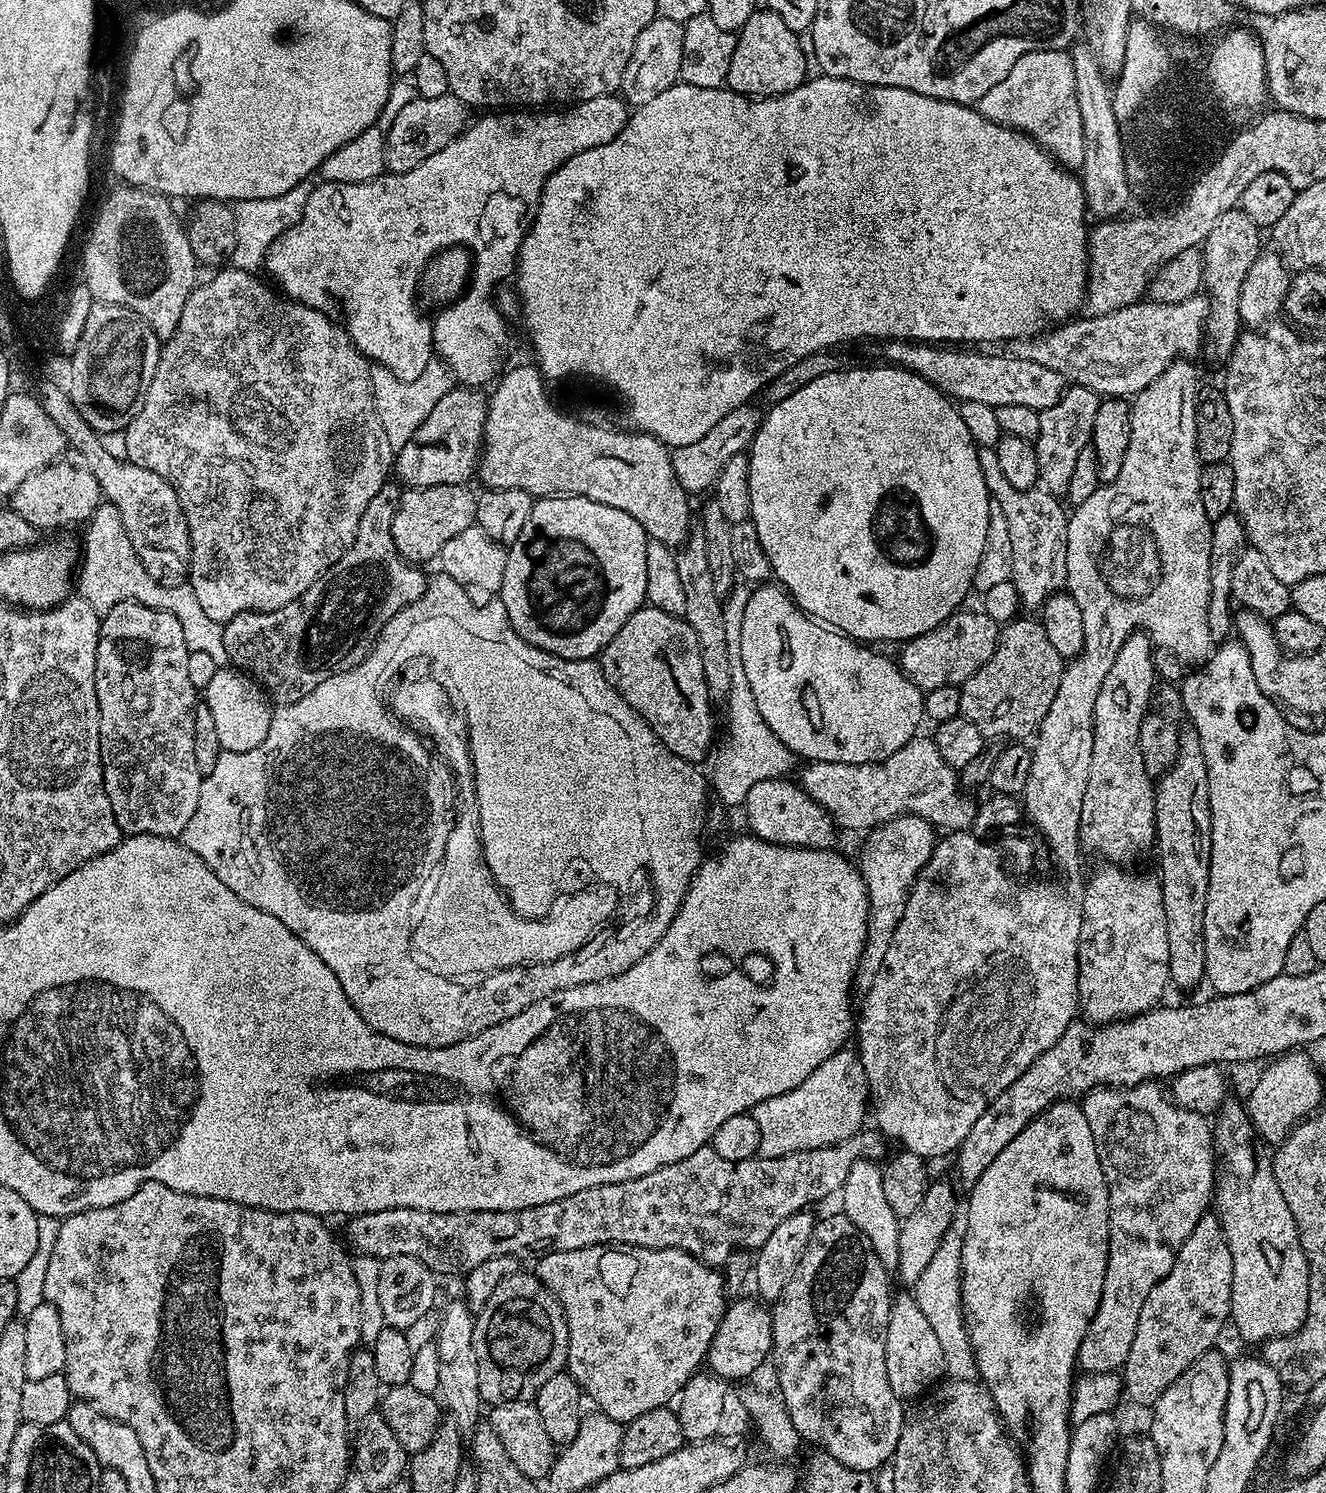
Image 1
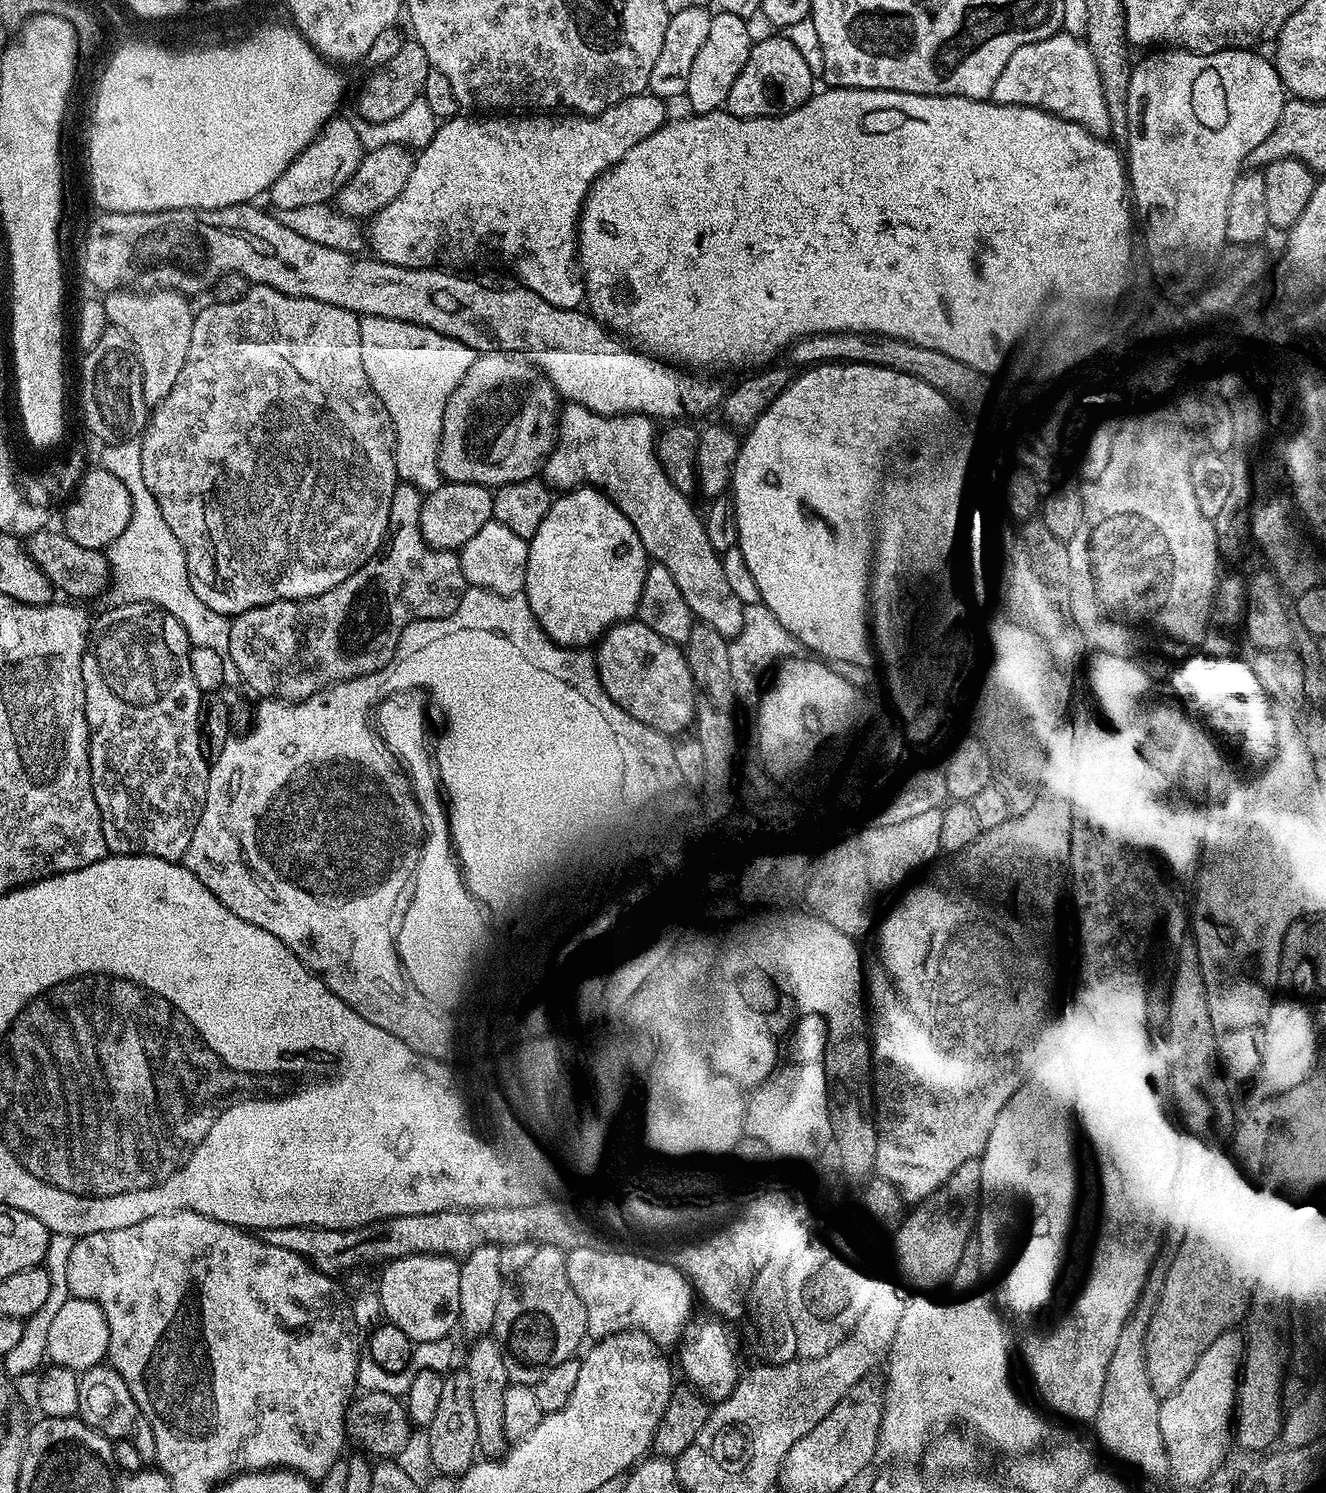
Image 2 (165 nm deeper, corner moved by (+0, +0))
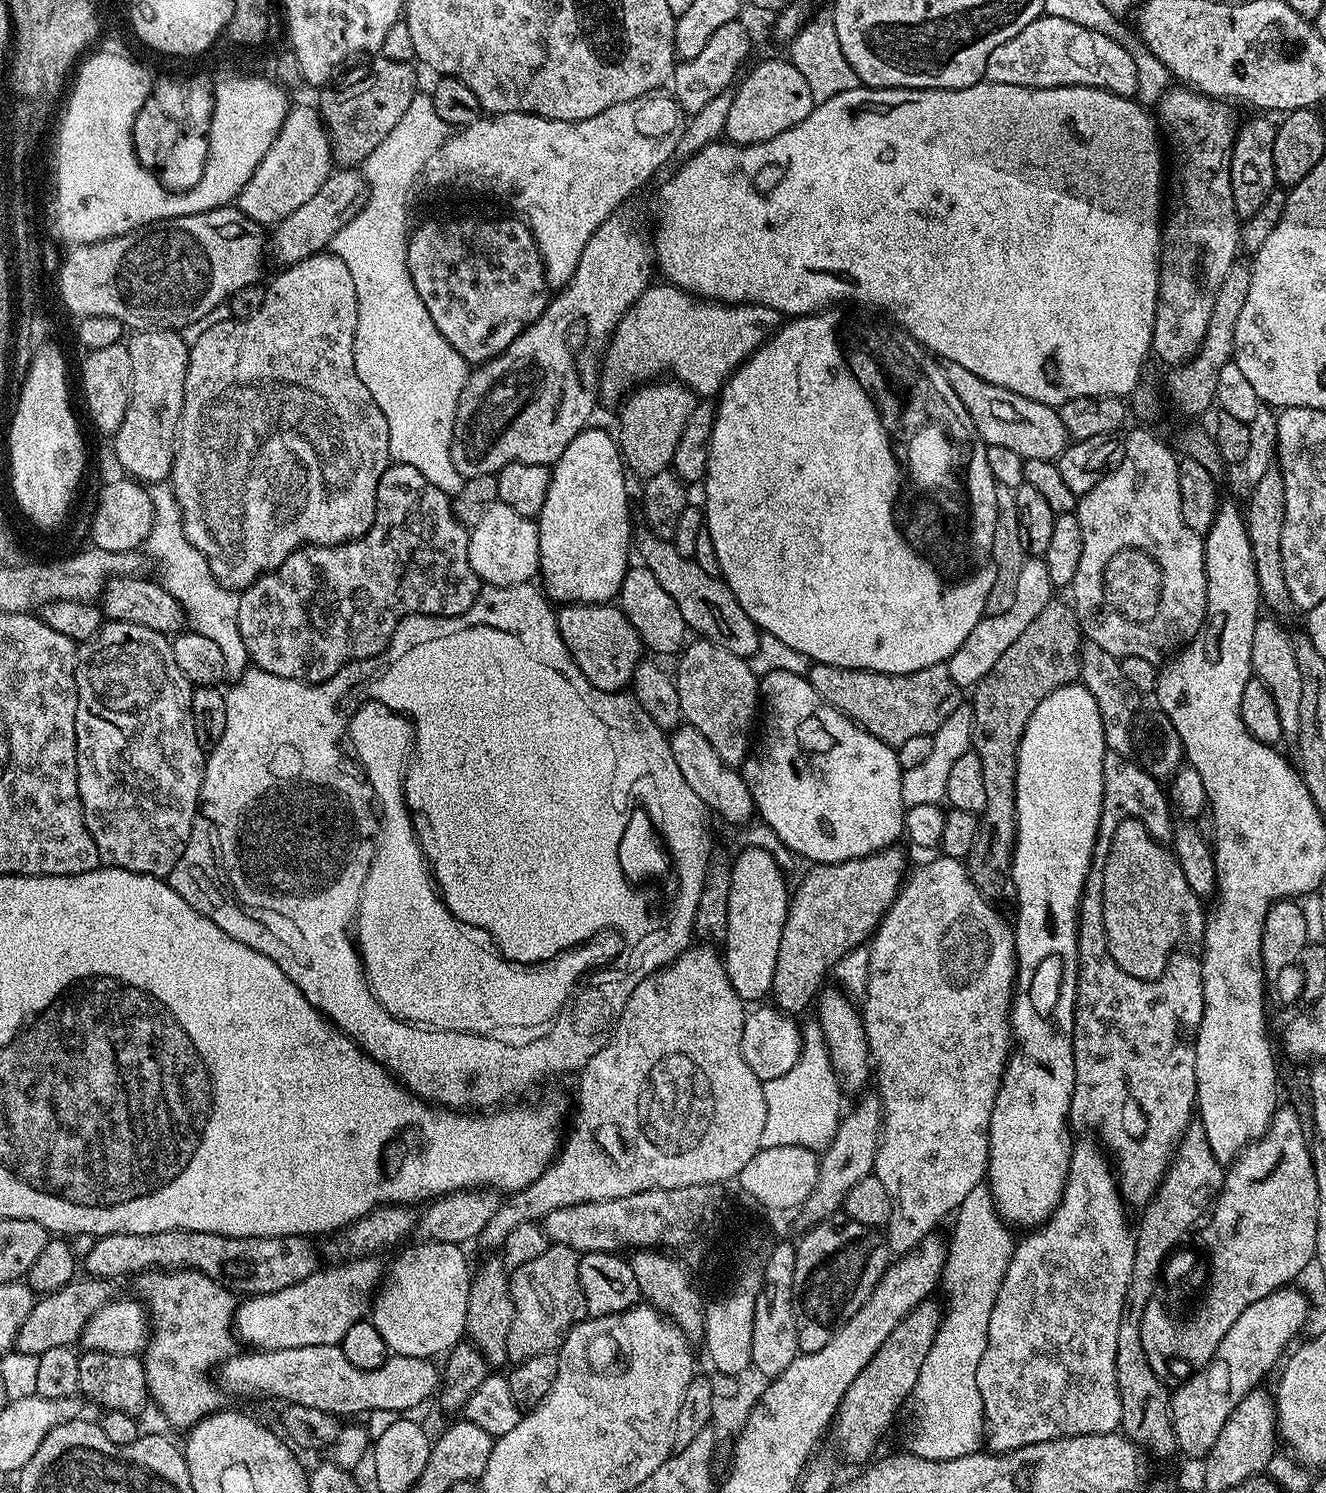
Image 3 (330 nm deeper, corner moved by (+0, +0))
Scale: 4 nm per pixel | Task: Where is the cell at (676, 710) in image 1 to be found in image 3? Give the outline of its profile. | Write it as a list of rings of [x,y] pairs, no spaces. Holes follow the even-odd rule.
[[[569,604],[556,612],[556,625],[574,658],[578,670],[586,674],[592,687],[603,692],[618,692],[632,683],[635,668],[642,660],[640,635],[630,626],[618,606],[607,604]]]

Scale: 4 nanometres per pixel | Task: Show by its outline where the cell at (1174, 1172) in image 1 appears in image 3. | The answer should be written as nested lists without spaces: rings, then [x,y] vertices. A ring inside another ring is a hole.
[[[1084,1140],[1071,1149],[1068,1158],[1068,1177],[1064,1183],[1064,1193],[1060,1205],[1052,1215],[1035,1230],[1029,1231],[1024,1241],[1017,1243],[1012,1257],[1006,1266],[994,1310],[990,1310],[990,1330],[982,1362],[978,1362],[978,1394],[982,1396],[984,1411],[984,1436],[986,1444],[994,1452],[1013,1452],[1022,1446],[1030,1446],[1047,1440],[1057,1440],[1067,1436],[1089,1436],[1106,1434],[1119,1429],[1122,1402],[1118,1398],[1118,1378],[1114,1366],[1114,1354],[1118,1354],[1118,1322],[1122,1318],[1122,1306],[1126,1298],[1126,1286],[1130,1282],[1130,1270],[1134,1266],[1136,1237],[1133,1229],[1128,1229],[1128,1220],[1124,1217],[1126,1205],[1121,1197],[1118,1181],[1106,1159],[1105,1153],[1095,1143]]]

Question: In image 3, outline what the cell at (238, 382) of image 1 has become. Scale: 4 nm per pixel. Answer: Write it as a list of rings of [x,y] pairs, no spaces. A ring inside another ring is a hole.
[[[325,250],[280,271],[284,272],[273,278],[272,285],[267,285],[265,301],[253,316],[244,319],[225,318],[217,324],[209,323],[209,328],[196,341],[191,341],[182,418],[176,431],[176,451],[172,458],[170,483],[174,498],[182,510],[186,538],[208,559],[212,577],[224,587],[235,590],[249,588],[265,572],[274,571],[298,548],[314,544],[347,544],[349,540],[363,538],[376,517],[378,482],[390,463],[386,418],[354,370],[358,294],[354,290],[354,278],[350,278],[346,262],[342,262],[342,258],[330,250]]]

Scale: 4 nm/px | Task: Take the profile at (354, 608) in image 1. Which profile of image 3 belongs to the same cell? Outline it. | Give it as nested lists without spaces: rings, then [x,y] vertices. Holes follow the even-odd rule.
[[[395,462],[389,463],[387,470],[382,474],[378,482],[378,494],[376,495],[376,517],[370,526],[370,530],[363,538],[349,540],[347,544],[314,544],[298,548],[291,552],[287,558],[272,572],[265,572],[255,580],[249,588],[239,593],[238,602],[238,630],[248,651],[249,661],[255,667],[278,674],[278,678],[290,678],[301,680],[303,684],[321,684],[323,680],[330,679],[342,666],[346,666],[355,660],[370,658],[383,652],[392,643],[396,627],[401,620],[408,616],[460,616],[472,612],[474,602],[478,599],[482,582],[474,574],[470,566],[470,554],[468,553],[469,529],[461,524],[452,509],[452,500],[434,482],[429,482],[414,466],[406,466]]]

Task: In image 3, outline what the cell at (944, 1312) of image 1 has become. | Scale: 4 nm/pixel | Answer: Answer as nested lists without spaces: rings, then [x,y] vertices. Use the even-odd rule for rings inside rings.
[[[987,1182],[974,1186],[966,1198],[962,1198],[959,1208],[954,1213],[956,1225],[952,1228],[952,1240],[947,1241],[948,1257],[944,1260],[942,1288],[952,1295],[948,1308],[943,1309],[940,1329],[934,1338],[934,1346],[930,1346],[930,1354],[926,1354],[926,1362],[922,1362],[922,1374],[918,1374],[918,1382],[910,1397],[910,1408],[916,1413],[912,1416],[913,1456],[921,1456],[927,1460],[949,1460],[962,1458],[966,1454],[977,1451],[981,1447],[984,1436],[984,1411],[982,1396],[978,1394],[978,1362],[982,1362],[982,1354],[986,1350],[988,1331],[990,1330],[990,1310],[994,1310],[994,1302],[998,1298],[998,1290],[1002,1286],[1002,1278],[1006,1274],[1006,1266],[1012,1257],[1014,1239],[1009,1225],[1005,1224],[996,1209],[994,1194]]]

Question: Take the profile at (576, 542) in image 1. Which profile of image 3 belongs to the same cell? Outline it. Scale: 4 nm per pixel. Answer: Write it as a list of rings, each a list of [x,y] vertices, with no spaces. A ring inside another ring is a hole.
[[[589,426],[574,438],[574,442],[570,442],[570,446],[566,446],[566,450],[562,450],[562,454],[556,459],[556,463],[551,465],[552,481],[550,482],[550,490],[546,490],[546,502],[542,506],[538,517],[538,550],[540,551],[540,571],[539,579],[544,579],[542,583],[543,591],[546,593],[549,601],[555,602],[560,606],[569,604],[607,604],[615,601],[620,594],[622,586],[622,578],[627,574],[630,567],[628,561],[628,543],[632,540],[632,520],[628,517],[628,484],[624,481],[626,477],[626,465],[620,455],[619,443],[608,432],[603,432],[600,428]]]

